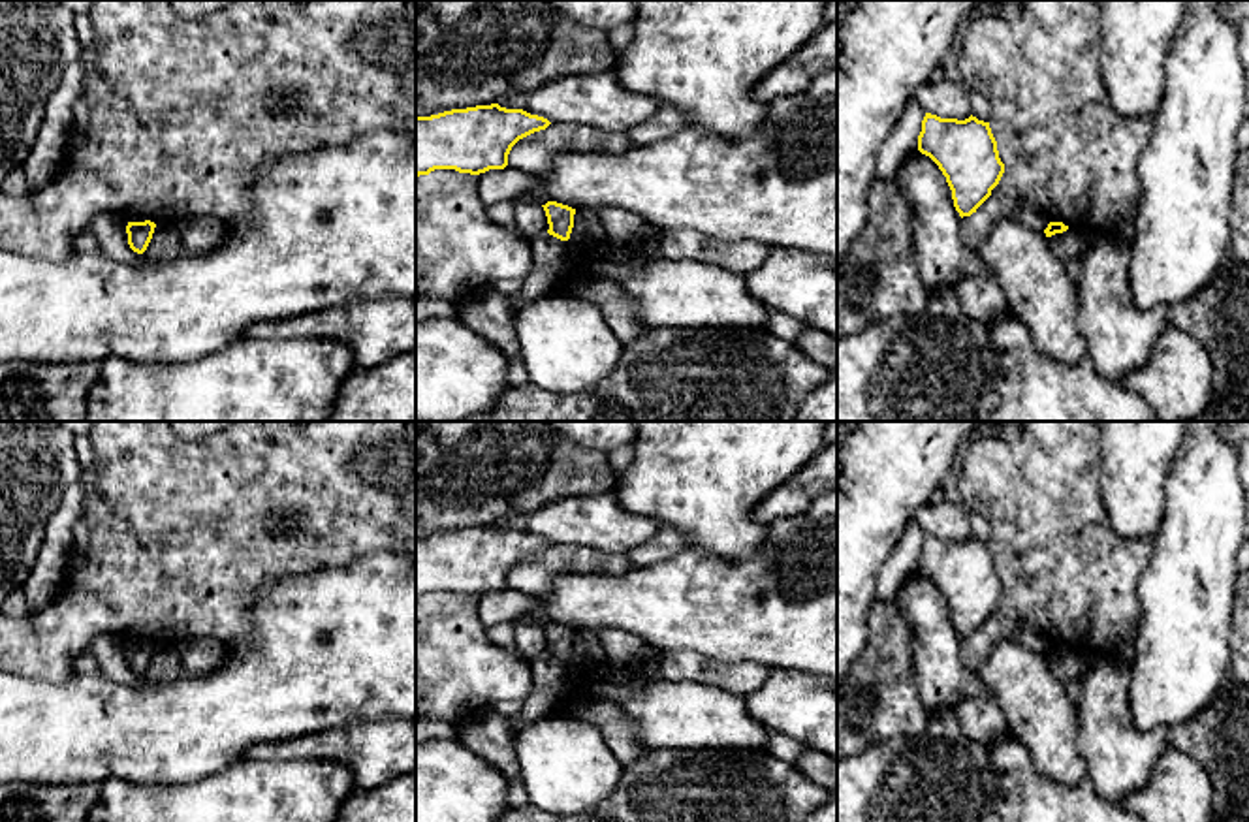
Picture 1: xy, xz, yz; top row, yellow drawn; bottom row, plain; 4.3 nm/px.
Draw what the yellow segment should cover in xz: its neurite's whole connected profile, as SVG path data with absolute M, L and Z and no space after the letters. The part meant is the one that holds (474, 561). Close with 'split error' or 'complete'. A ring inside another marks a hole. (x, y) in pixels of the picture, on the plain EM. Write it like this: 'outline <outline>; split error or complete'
outline M498 525L416 538L416 598L435 591L480 596L504 591L512 568L551 544Z; complete

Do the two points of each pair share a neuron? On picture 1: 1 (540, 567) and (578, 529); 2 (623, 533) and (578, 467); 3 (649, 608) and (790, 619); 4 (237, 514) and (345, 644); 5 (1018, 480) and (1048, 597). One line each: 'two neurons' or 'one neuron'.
1: two neurons
2: two neurons
3: one neuron
4: two neurons
5: one neuron

